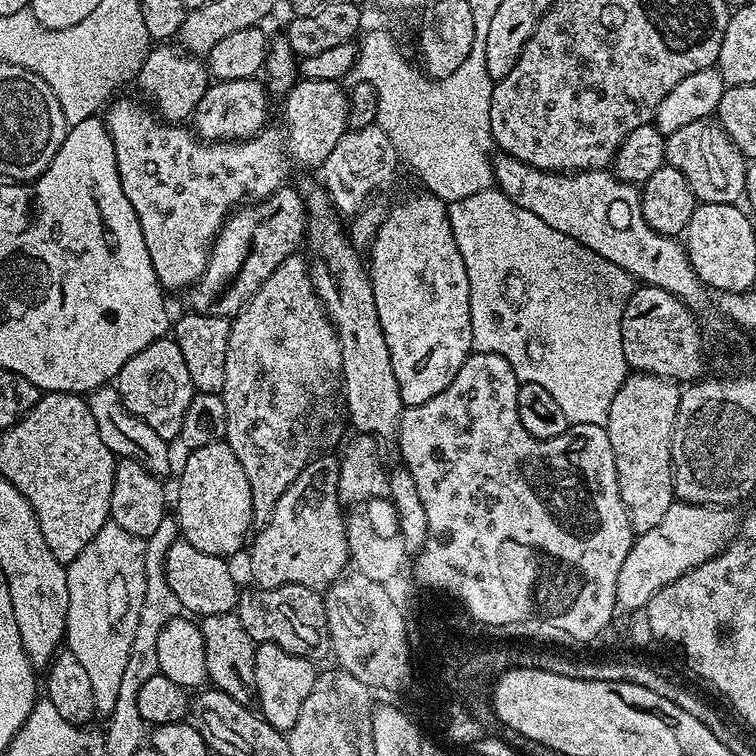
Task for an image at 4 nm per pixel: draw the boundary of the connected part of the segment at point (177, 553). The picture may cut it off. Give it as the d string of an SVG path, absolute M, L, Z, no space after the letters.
M178 538L164 561L166 562L166 580L170 582L170 590L174 590L180 607L185 613L196 618L203 618L214 614L226 614L235 609L241 589L236 588L236 580L228 569L229 561L225 557L202 554L202 550L197 550L194 546L190 546L190 542Z

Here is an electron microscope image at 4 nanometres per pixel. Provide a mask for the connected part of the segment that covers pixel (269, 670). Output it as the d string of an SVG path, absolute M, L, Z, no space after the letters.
M256 644L254 654L254 696L260 707L258 712L272 727L282 733L292 731L294 722L298 722L298 713L302 711L302 702L310 698L310 690L314 690L314 682L318 675L317 665L306 656L295 656L282 646L273 644Z

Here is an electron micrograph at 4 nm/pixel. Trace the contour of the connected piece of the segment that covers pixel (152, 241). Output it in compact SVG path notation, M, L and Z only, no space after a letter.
M297 79L282 102L284 136L268 126L257 136L239 143L205 142L195 131L188 129L187 132L187 127L159 119L151 107L143 108L138 101L128 96L121 100L113 99L107 105L106 123L114 142L122 190L126 190L126 198L130 198L130 206L134 206L134 214L138 214L138 226L142 226L142 238L146 238L146 250L150 250L150 262L154 262L154 274L161 288L191 288L208 269L212 241L216 239L230 213L245 202L265 200L270 194L285 187L289 183L288 167L292 160L304 168L319 169L324 165L330 150L338 146L338 138L349 131L350 96L344 86L334 80Z

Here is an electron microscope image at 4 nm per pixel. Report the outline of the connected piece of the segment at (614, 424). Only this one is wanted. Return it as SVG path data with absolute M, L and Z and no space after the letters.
M645 372L629 374L614 402L610 402L608 437L616 455L618 490L628 511L633 533L654 530L674 503L672 490L672 439L680 409L682 388L677 381Z

